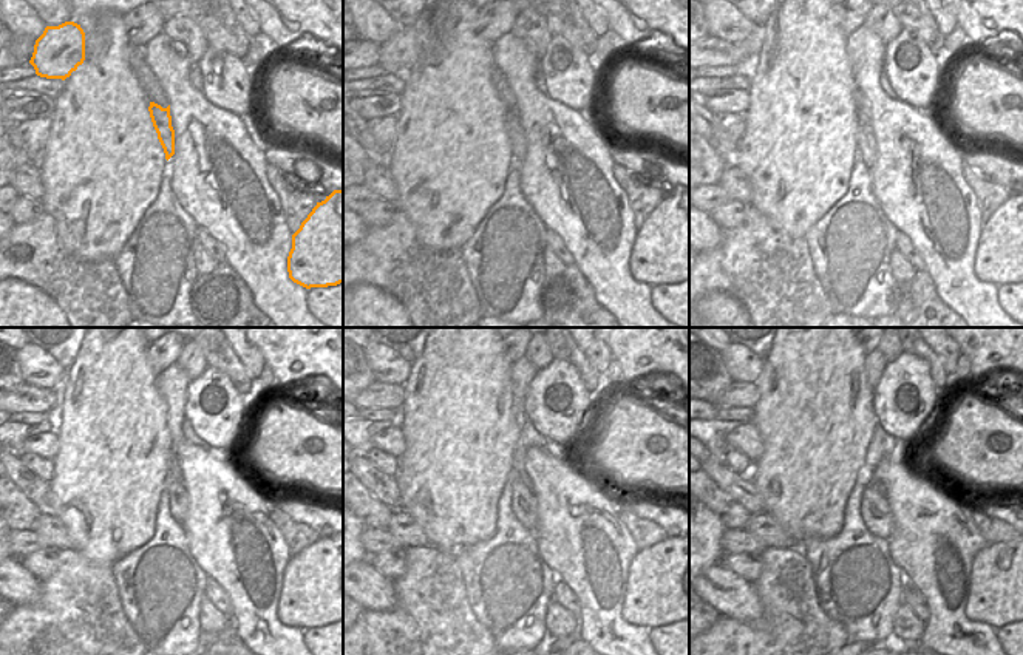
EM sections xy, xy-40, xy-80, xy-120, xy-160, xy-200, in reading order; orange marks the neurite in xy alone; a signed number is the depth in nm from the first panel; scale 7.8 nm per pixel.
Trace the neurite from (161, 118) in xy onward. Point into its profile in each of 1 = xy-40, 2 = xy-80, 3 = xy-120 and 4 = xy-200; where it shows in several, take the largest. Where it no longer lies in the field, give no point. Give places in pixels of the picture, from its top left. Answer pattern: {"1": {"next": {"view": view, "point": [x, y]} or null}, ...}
{"1": {"next": {"view": "xy-40", "point": [512, 124]}}, "2": {"next": {"view": "xy-80", "point": [866, 142]}}, "3": {"next": {"view": "xy-120", "point": [173, 482]}}, "4": {"next": {"view": "xy-200", "point": [876, 516]}}}

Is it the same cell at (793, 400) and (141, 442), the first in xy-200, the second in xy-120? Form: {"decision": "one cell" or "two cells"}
{"decision": "one cell"}

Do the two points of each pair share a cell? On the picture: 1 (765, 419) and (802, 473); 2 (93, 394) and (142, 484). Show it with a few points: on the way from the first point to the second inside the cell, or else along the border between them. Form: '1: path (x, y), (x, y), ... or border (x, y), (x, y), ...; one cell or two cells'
1: path (779, 433), (802, 459); one cell
2: path (112, 416), (113, 454), (121, 462); one cell

